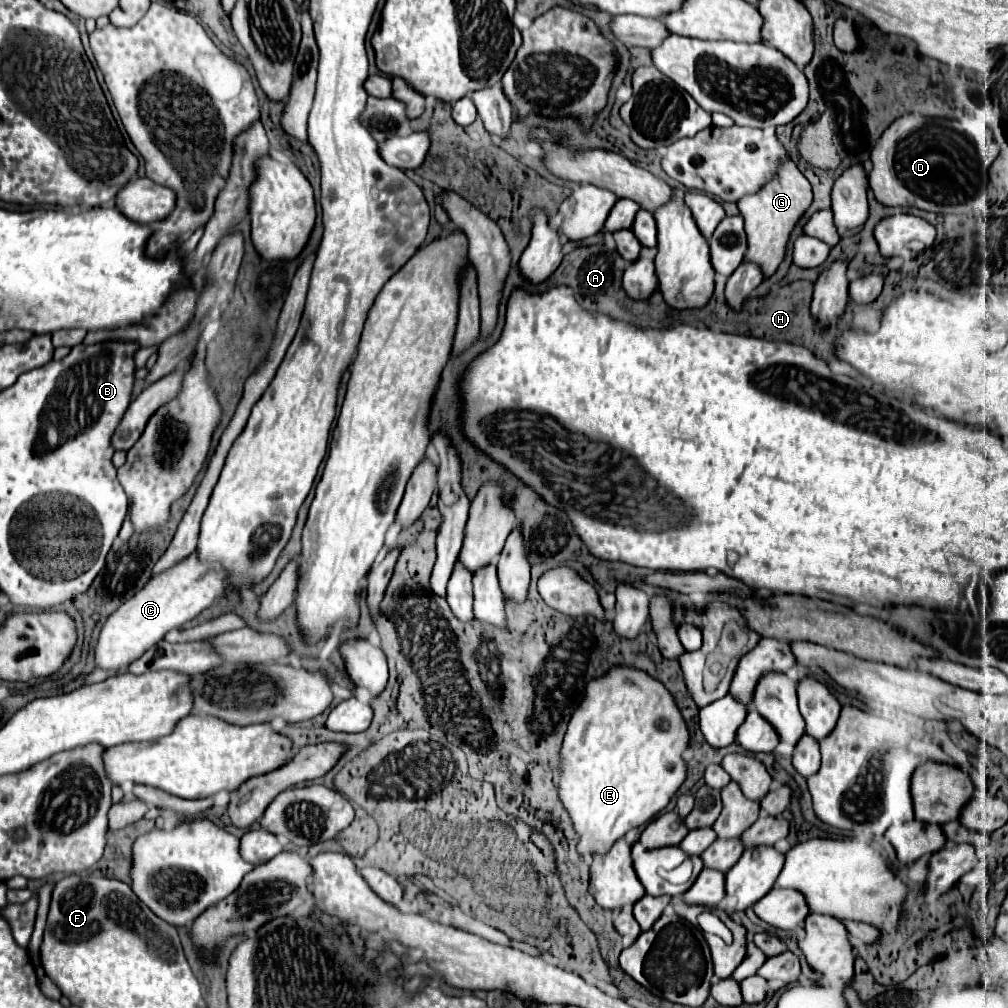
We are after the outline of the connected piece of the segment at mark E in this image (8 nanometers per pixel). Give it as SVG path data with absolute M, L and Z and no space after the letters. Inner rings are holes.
M615 666L609 672L605 672L601 678L593 678L593 680L587 682L585 696L579 702L579 706L575 708L575 712L571 714L569 728L567 728L567 734L565 734L565 740L563 740L563 748L561 748L561 762L563 762L563 766L561 766L561 780L559 780L559 796L561 796L563 806L571 814L571 820L575 824L575 830L581 836L579 852L585 858L591 858L591 854L595 854L595 852L599 852L599 854L607 852L617 838L625 836L631 828L637 828L643 822L649 822L655 814L659 814L671 802L671 798L675 796L675 792L679 790L679 786L685 782L685 776L687 776L687 766L685 766L685 760L683 760L683 752L685 752L687 744L689 744L689 728L687 728L687 722L685 722L681 710L677 708L675 698L671 696L671 692L657 678L649 676L643 670L631 668L631 666Z

